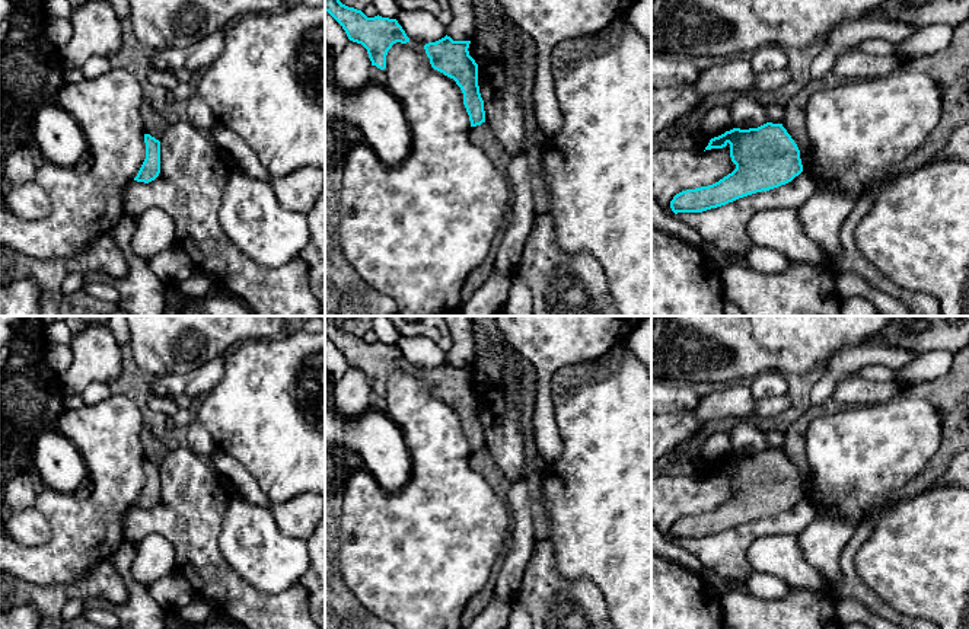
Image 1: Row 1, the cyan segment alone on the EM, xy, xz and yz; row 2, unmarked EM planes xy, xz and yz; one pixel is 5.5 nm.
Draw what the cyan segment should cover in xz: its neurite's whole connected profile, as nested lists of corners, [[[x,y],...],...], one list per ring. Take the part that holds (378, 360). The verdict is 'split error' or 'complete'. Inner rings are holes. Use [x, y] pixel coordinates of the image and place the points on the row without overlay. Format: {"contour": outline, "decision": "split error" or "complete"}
{"contour": [[[325,316],[325,338],[342,352],[350,367],[367,376],[372,392],[380,396],[386,395],[386,381],[393,370],[409,368],[396,345],[367,344],[361,336],[342,331],[332,316]]], "decision": "complete"}

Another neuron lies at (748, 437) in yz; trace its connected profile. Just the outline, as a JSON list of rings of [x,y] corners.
[[[756,418],[739,419],[734,428],[727,434],[733,454],[758,454],[768,447],[766,432],[775,428],[774,421]]]

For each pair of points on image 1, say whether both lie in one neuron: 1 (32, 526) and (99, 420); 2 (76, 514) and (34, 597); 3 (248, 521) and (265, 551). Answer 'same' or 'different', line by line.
1: different
2: different
3: same

